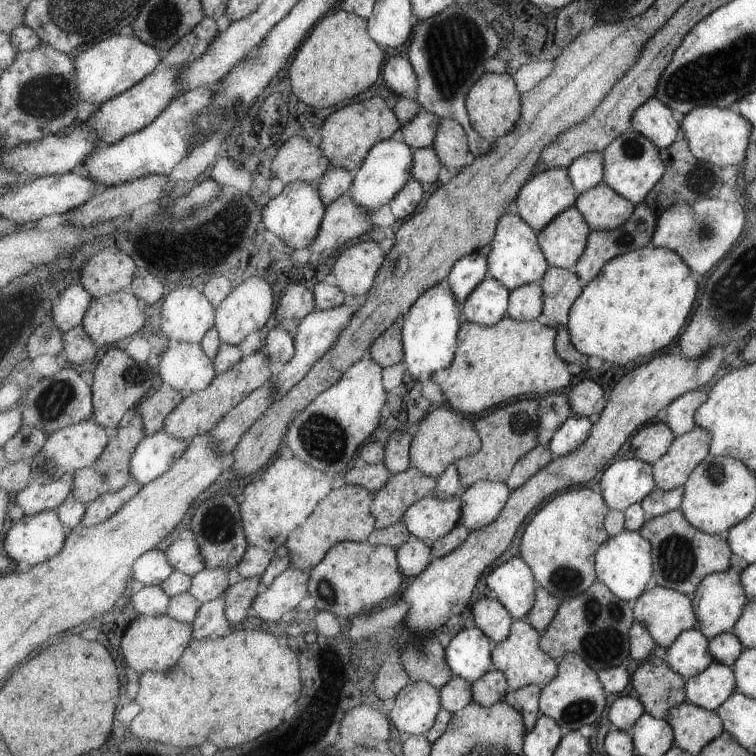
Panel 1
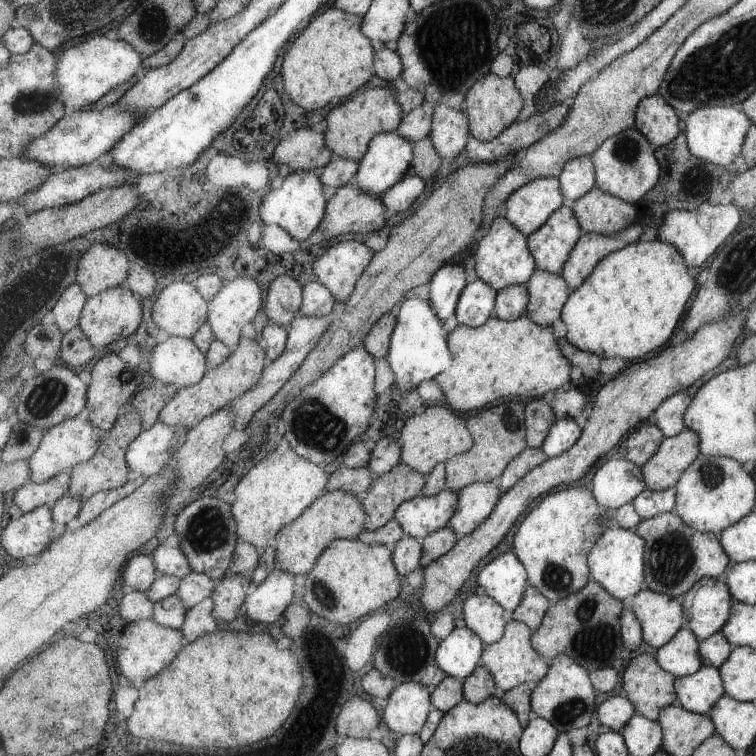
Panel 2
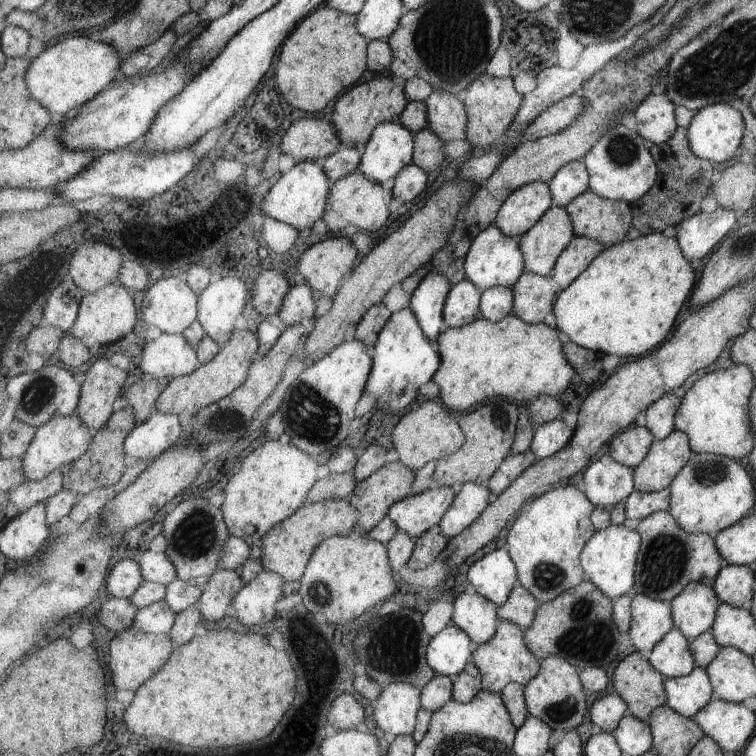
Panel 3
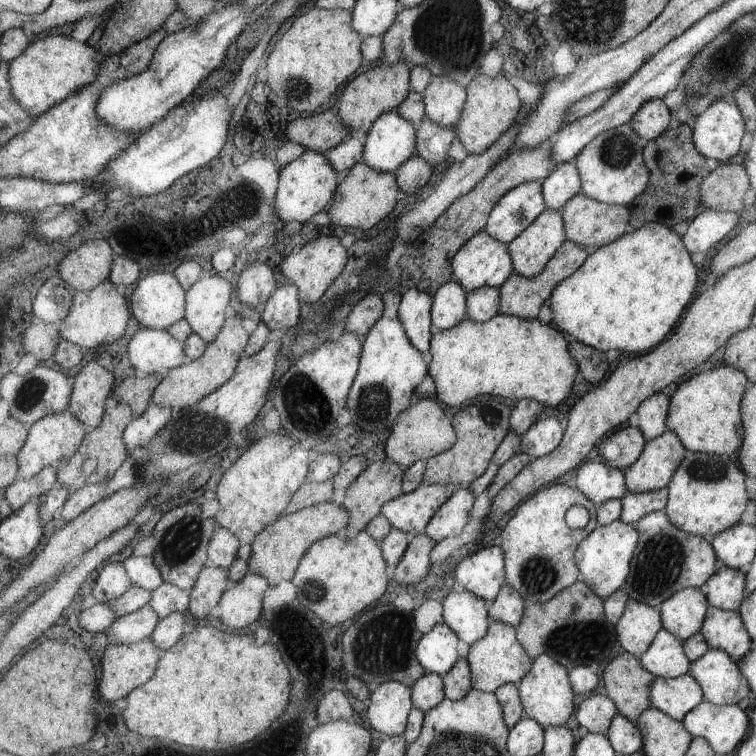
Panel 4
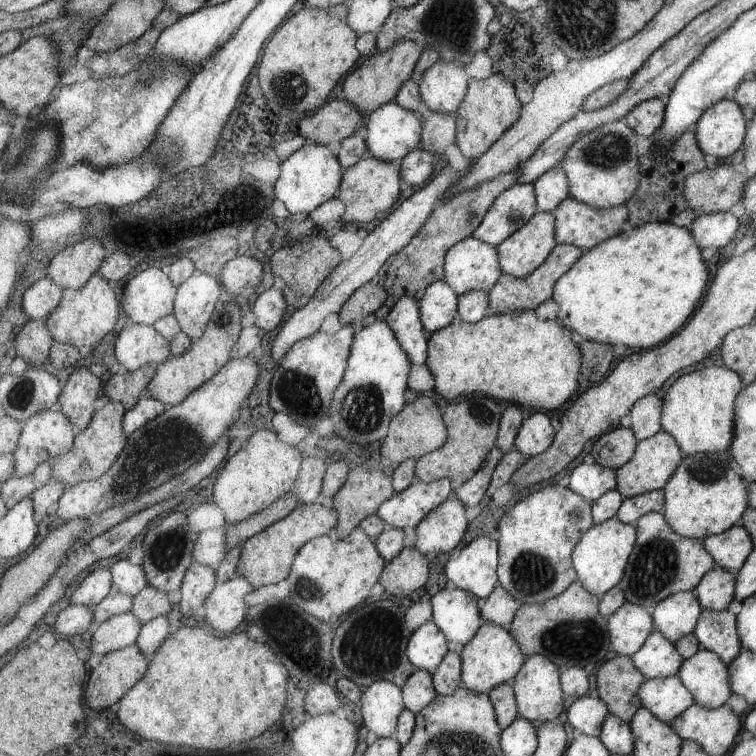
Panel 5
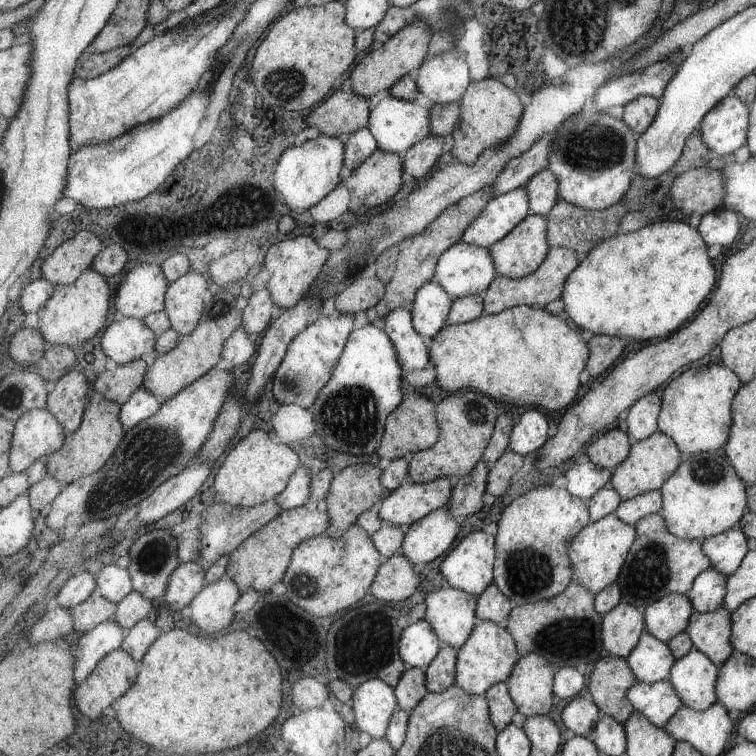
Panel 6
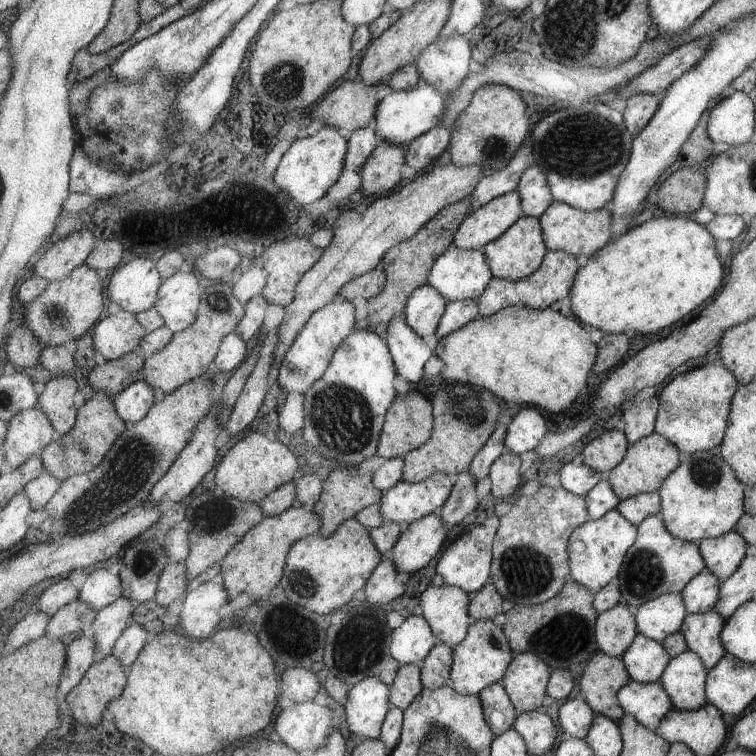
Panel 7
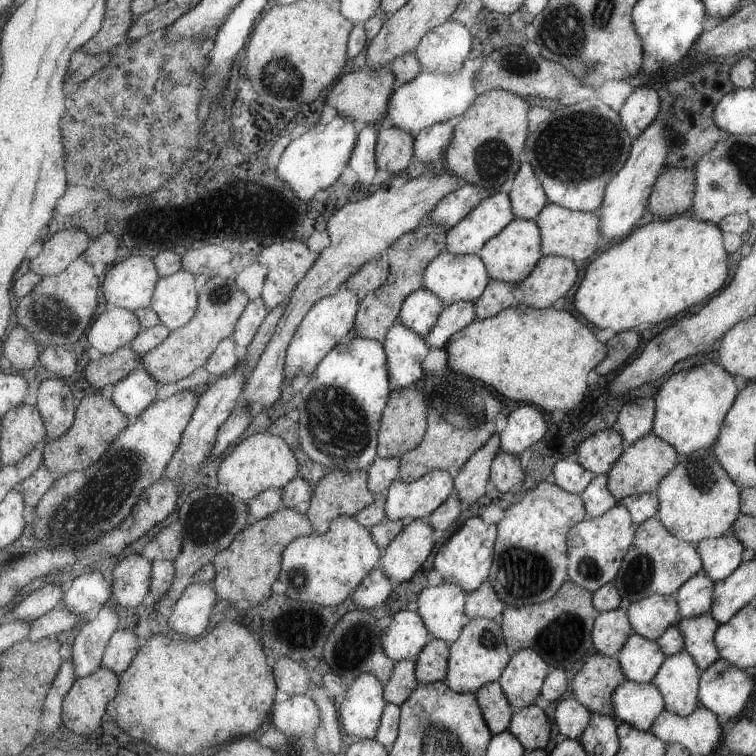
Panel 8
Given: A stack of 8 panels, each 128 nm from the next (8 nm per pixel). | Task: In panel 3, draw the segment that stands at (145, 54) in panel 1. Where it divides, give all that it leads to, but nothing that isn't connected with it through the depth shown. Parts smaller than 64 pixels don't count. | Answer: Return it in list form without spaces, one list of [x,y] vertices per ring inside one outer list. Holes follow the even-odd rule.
[[[69,36],[34,58],[28,71],[28,83],[34,97],[51,111],[55,120],[61,121],[109,88],[115,76],[121,75],[123,61],[116,46],[97,40],[96,36]]]

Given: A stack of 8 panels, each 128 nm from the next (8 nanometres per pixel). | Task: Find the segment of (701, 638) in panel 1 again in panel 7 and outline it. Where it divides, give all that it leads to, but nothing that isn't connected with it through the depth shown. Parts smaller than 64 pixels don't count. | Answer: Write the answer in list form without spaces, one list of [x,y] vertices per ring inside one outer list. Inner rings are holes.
[[[639,632],[634,644],[622,657],[630,678],[642,683],[657,682],[670,665],[672,656],[662,642]]]

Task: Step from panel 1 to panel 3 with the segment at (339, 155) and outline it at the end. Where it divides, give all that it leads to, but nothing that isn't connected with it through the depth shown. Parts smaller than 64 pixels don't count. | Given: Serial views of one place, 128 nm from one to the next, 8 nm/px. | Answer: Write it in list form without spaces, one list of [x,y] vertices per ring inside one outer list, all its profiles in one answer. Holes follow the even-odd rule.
[[[390,73],[370,75],[365,82],[343,93],[334,104],[332,121],[343,146],[363,150],[379,125],[398,122],[408,101],[426,102],[434,90],[430,82],[419,77],[403,82]]]

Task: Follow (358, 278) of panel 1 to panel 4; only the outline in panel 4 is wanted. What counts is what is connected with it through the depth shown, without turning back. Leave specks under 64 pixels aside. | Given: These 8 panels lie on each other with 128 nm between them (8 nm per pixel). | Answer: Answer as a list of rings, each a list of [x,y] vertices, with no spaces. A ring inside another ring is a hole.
[[[328,235],[310,241],[299,249],[297,254],[291,253],[289,258],[283,260],[281,267],[286,276],[300,288],[300,299],[303,304],[315,304],[325,296],[325,292],[341,276],[341,272],[346,270],[347,262],[349,262],[349,252],[341,245],[341,239]]]

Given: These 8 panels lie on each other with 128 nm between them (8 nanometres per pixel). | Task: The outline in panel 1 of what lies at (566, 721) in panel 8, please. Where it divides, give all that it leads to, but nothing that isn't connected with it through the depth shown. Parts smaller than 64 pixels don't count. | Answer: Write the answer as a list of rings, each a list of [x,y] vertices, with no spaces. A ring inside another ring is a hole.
[[[626,695],[615,700],[608,712],[612,724],[618,730],[627,731],[631,735],[637,721],[647,713],[647,709],[641,698]]]

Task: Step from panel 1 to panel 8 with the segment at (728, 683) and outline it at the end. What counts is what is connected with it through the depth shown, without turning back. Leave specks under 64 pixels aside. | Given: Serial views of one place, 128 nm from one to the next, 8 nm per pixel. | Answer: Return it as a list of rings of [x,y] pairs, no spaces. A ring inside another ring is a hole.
[[[625,681],[614,692],[615,712],[621,721],[640,731],[650,731],[666,710],[666,700],[655,683]]]

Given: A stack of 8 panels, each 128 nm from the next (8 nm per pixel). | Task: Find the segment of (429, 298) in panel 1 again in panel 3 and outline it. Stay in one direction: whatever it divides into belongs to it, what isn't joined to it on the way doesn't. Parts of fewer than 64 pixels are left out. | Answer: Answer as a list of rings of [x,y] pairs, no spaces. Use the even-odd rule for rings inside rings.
[[[411,307],[393,313],[380,332],[375,346],[374,370],[367,383],[366,393],[376,398],[378,409],[399,414],[413,407],[421,386],[434,380],[442,365],[438,339],[430,339]]]

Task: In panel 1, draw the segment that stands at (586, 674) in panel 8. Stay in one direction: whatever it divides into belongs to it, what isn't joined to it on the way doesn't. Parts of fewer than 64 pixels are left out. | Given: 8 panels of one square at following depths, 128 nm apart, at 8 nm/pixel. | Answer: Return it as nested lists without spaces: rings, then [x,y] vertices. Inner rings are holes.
[[[654,656],[643,662],[632,674],[632,686],[644,702],[647,713],[651,713],[660,719],[669,718],[674,706],[687,702],[686,680],[687,678],[673,670],[667,661]]]

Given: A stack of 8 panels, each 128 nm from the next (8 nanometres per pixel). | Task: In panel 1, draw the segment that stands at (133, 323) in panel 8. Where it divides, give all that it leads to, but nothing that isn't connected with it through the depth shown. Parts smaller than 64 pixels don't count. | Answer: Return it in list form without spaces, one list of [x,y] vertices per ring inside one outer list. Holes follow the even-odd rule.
[[[185,341],[178,342],[175,348],[167,348],[160,357],[158,368],[165,384],[176,388],[184,397],[208,389],[218,376],[214,359],[203,350],[203,347],[199,343]]]

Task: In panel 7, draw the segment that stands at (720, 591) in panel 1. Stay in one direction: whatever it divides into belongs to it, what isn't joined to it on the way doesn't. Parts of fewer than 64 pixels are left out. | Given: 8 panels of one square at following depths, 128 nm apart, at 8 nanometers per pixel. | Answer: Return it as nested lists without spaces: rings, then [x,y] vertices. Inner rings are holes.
[[[665,593],[642,604],[634,612],[639,632],[659,642],[678,633],[689,613],[681,593]]]

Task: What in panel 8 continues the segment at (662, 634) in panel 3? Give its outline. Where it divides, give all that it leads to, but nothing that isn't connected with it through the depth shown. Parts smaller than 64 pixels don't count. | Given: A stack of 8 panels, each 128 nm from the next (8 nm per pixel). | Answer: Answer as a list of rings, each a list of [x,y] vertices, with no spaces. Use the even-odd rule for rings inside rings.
[[[627,608],[603,611],[594,622],[592,634],[597,652],[619,658],[630,636],[635,634]]]

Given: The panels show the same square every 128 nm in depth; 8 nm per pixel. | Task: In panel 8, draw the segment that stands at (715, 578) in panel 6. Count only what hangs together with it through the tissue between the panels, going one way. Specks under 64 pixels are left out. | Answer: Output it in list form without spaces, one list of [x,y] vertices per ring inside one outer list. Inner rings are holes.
[[[703,570],[690,578],[675,594],[682,618],[697,618],[707,614],[715,604],[716,582]]]

